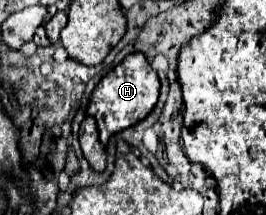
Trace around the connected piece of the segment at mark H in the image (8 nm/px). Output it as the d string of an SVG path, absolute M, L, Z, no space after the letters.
M141 51L127 55L113 71L109 71L97 83L97 87L93 89L91 99L89 99L87 113L91 117L95 117L95 121L97 121L101 143L105 145L113 133L127 129L133 123L145 119L151 113L151 109L155 107L157 97L159 97L159 77L151 69L147 57Z

